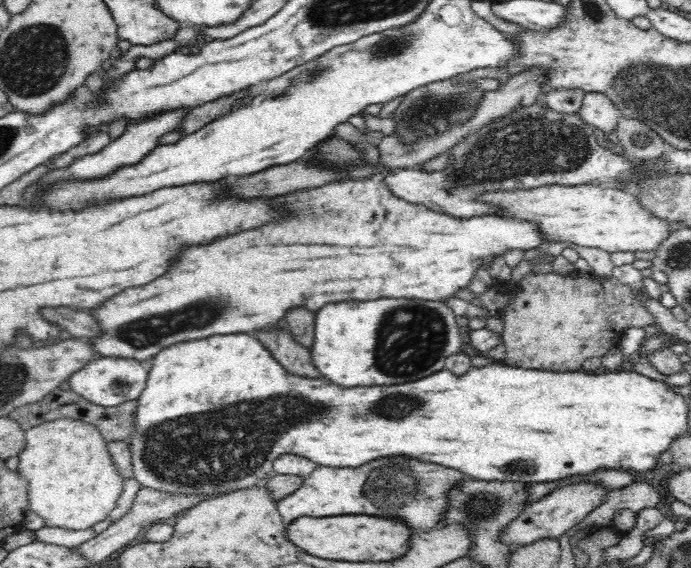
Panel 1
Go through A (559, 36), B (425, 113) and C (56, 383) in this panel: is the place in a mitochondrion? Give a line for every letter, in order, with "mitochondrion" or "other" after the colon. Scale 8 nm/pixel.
A: other
B: mitochondrion
C: other

